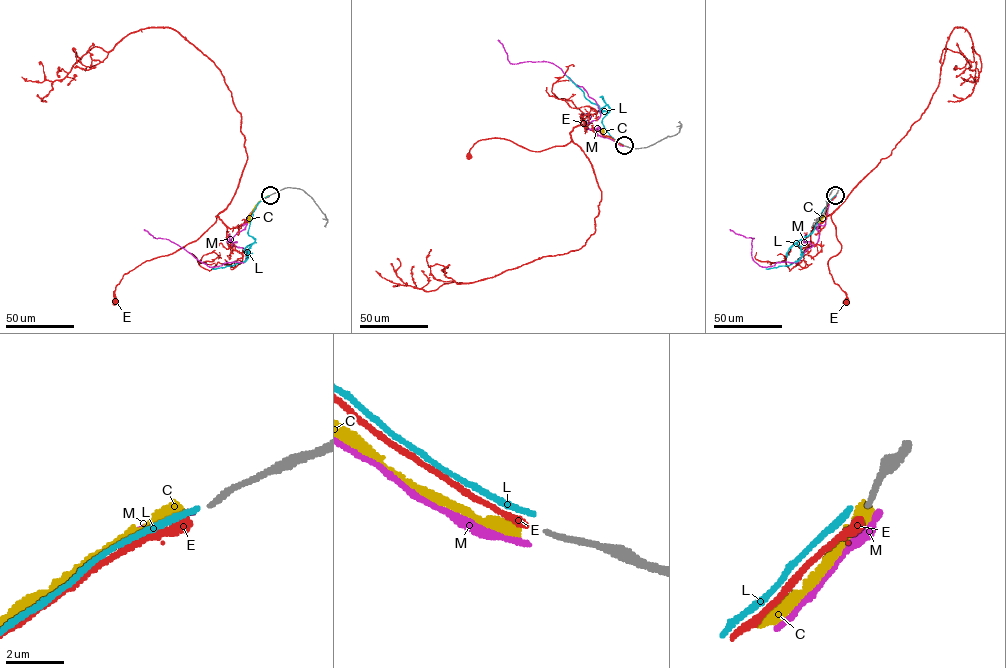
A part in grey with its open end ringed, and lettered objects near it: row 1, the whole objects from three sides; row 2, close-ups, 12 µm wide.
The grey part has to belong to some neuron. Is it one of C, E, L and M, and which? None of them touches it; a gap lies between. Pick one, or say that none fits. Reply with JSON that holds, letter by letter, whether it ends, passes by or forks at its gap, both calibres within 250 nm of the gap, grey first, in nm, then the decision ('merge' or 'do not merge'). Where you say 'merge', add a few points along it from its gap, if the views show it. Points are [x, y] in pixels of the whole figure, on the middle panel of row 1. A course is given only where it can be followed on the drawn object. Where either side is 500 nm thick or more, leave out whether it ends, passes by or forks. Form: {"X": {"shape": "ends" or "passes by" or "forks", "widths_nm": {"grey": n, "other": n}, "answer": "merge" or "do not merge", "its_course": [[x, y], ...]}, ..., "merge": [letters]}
{"C": {"shape": "ends", "widths_nm": {"grey": 180, "other": 440}, "answer": "do not merge"}, "E": {"shape": "ends", "widths_nm": {"grey": 180, "other": 320}, "answer": "merge", "its_course": [[623, 145], [582, 125], [573, 128], [567, 144], [538, 151], [492, 138], [476, 142], [470, 157]]}, "L": {"shape": "ends", "widths_nm": {"grey": 180, "other": 190}, "answer": "do not merge"}, "M": {"shape": "ends", "widths_nm": {"grey": 180, "other": 190}, "answer": "do not merge"}, "merge": ["E"]}

